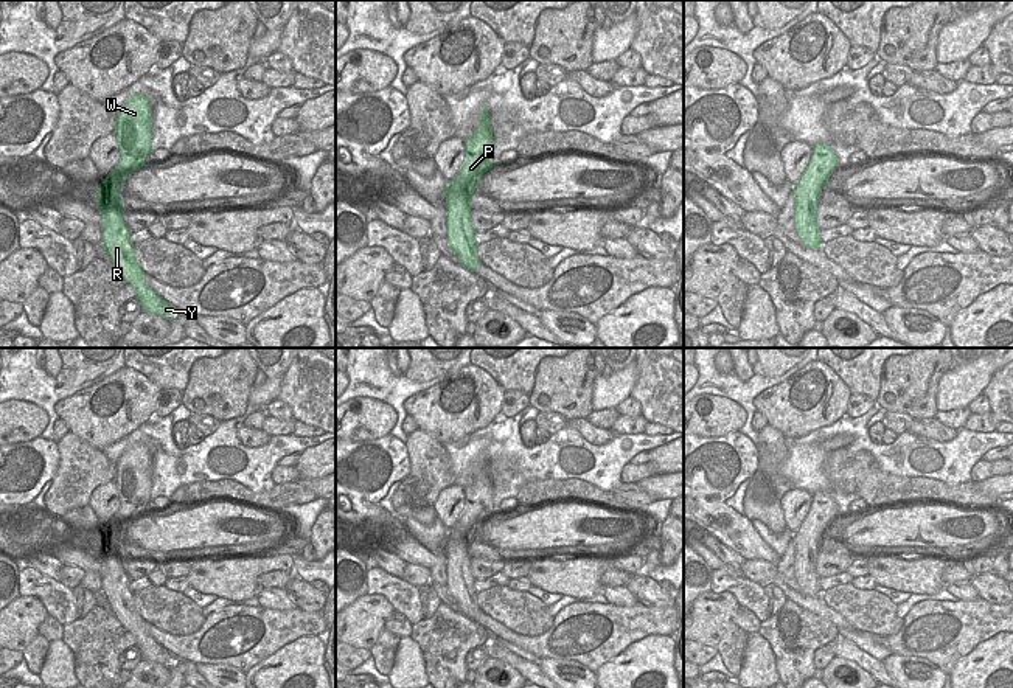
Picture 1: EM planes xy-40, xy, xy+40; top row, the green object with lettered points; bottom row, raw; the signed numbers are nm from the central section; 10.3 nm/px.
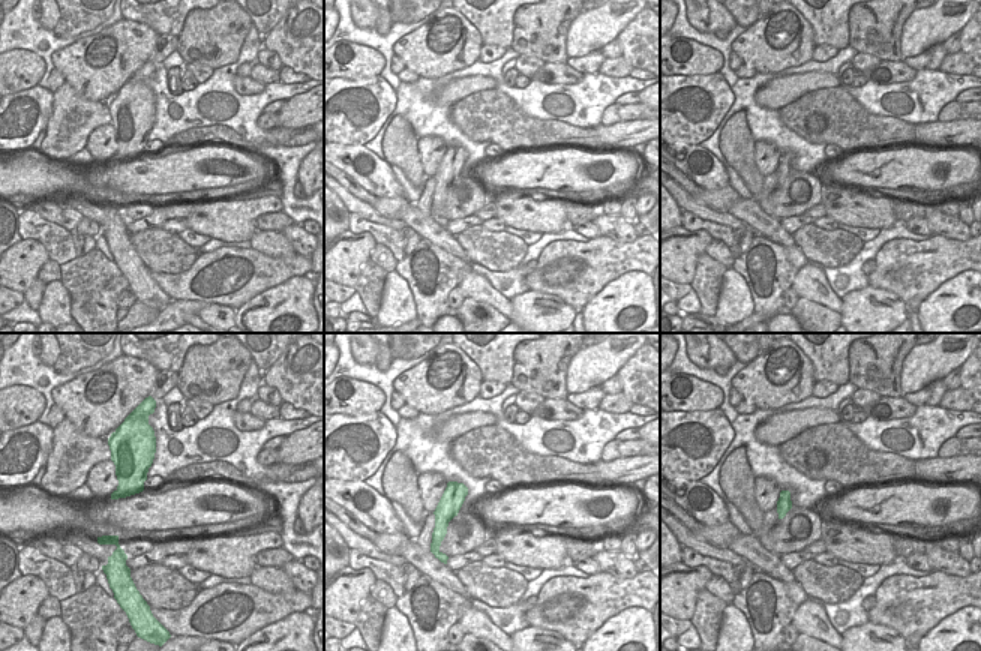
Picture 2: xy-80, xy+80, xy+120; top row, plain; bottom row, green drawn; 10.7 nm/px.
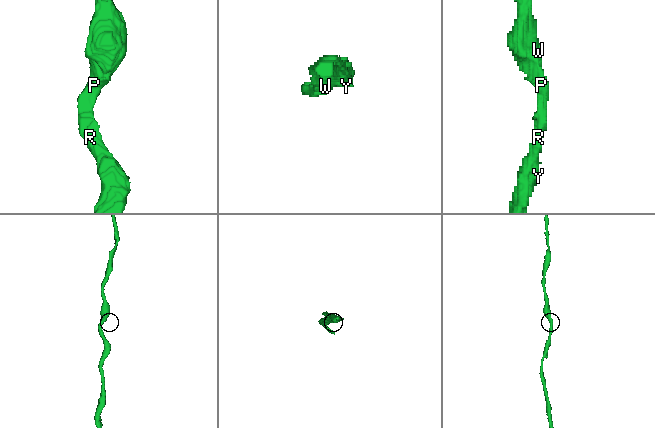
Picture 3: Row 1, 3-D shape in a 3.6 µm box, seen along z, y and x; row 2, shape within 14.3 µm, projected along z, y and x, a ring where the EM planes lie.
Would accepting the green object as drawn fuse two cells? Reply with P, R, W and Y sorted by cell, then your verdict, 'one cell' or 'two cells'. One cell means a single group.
P R W Y; one cell

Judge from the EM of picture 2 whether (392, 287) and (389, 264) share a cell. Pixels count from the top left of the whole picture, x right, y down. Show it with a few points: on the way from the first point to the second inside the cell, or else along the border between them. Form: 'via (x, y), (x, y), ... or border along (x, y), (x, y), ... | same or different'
border along (395, 269), (387, 273) | different

